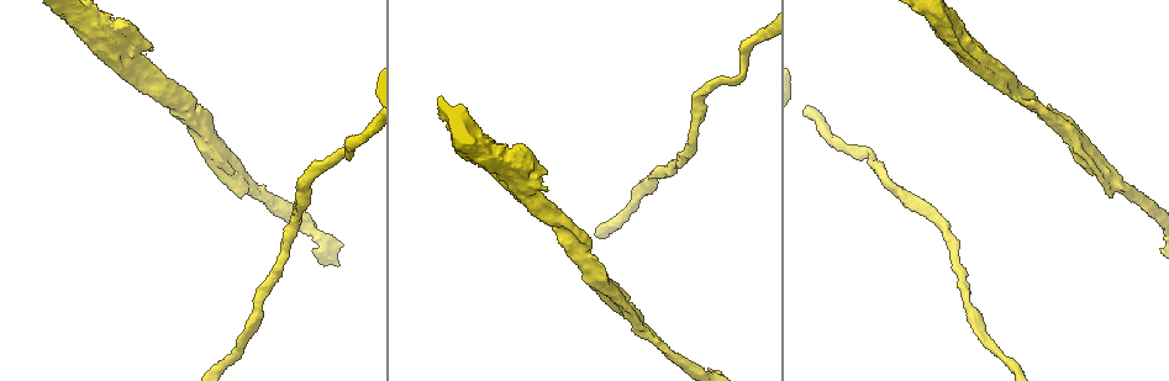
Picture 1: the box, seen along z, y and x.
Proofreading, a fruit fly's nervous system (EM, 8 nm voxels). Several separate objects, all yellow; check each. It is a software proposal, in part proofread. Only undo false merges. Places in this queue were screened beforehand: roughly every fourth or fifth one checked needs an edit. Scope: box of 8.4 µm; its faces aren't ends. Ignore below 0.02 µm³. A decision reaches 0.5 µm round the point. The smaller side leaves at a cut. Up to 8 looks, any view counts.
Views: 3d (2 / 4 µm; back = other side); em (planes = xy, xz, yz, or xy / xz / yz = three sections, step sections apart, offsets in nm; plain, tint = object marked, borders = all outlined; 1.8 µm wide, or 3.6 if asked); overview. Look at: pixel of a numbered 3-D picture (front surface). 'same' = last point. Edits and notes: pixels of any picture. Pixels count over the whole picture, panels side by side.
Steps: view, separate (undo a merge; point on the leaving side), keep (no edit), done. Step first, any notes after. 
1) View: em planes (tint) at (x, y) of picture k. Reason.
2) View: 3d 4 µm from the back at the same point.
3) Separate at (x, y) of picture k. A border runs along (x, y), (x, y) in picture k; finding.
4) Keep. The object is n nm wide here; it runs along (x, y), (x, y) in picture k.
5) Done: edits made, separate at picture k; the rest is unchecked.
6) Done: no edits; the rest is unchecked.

View: em 3.6 µm planes (tint) at (740, 79) of picture 1. Abrupt turn.

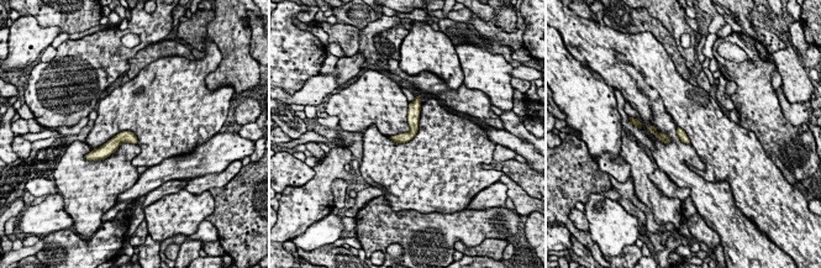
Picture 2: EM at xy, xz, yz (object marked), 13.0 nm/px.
Keep. It runs along (417, 104), (414, 129), (396, 138) in picture 2; all the same neuron.

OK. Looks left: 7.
View: 3d 4 µm at (1011, 85) of picture 1.

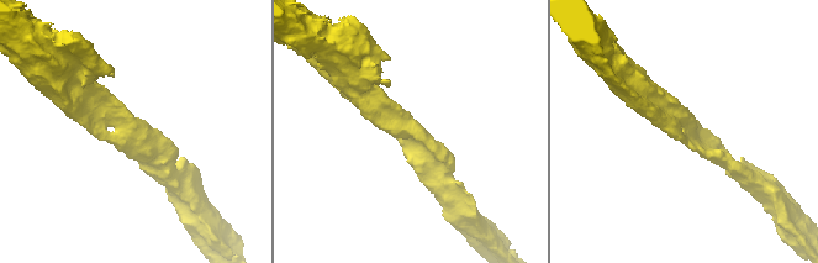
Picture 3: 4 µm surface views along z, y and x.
View: em xz step 8 (tint) at (687, 128) of picture 3.

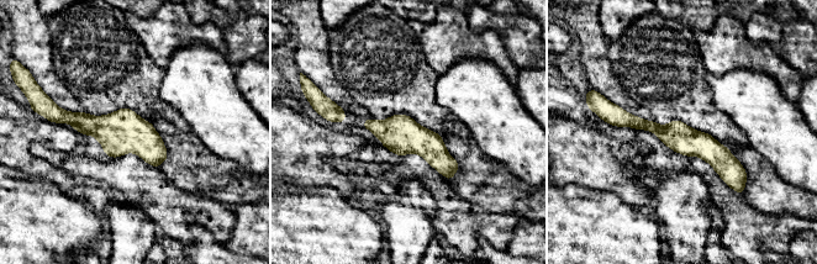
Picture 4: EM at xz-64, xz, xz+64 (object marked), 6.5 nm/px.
View: em xy step 16 (tint) at the same point.

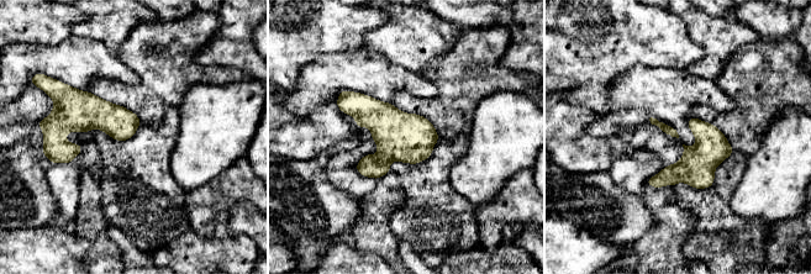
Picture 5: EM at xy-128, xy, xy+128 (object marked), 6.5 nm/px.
Keep. The object is 70 nm wide here; continuous, no second neuron.

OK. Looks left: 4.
View: 3d 4 µm at (500, 161) of picture 1. Three-way junction.

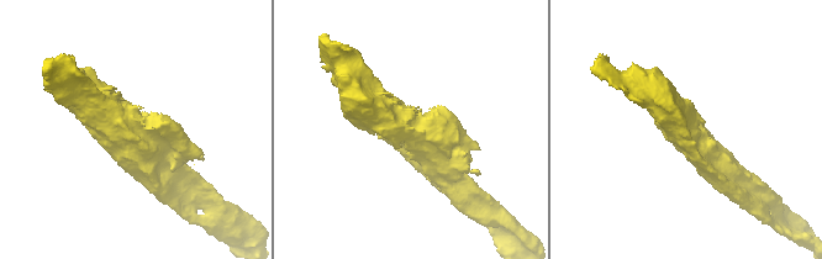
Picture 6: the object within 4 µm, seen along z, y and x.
View: em planes (tint) at (414, 132) of picture 6.

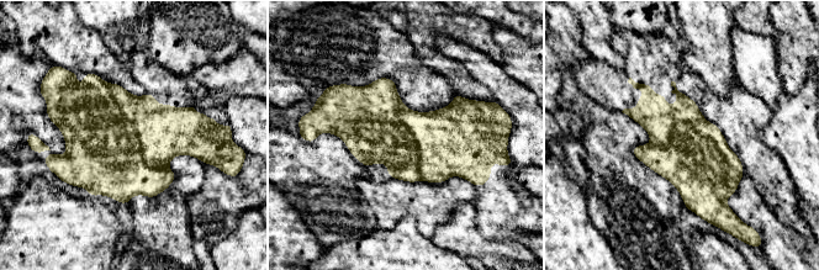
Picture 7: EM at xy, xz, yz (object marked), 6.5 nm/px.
Separate at (164, 131) of picture 7. A border runs along (107, 84), (142, 158), (167, 168) in picture 7; a second neuron is stuck on.

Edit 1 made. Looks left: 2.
Done: edits made, separate at picture 7; the rest is unchecked.

